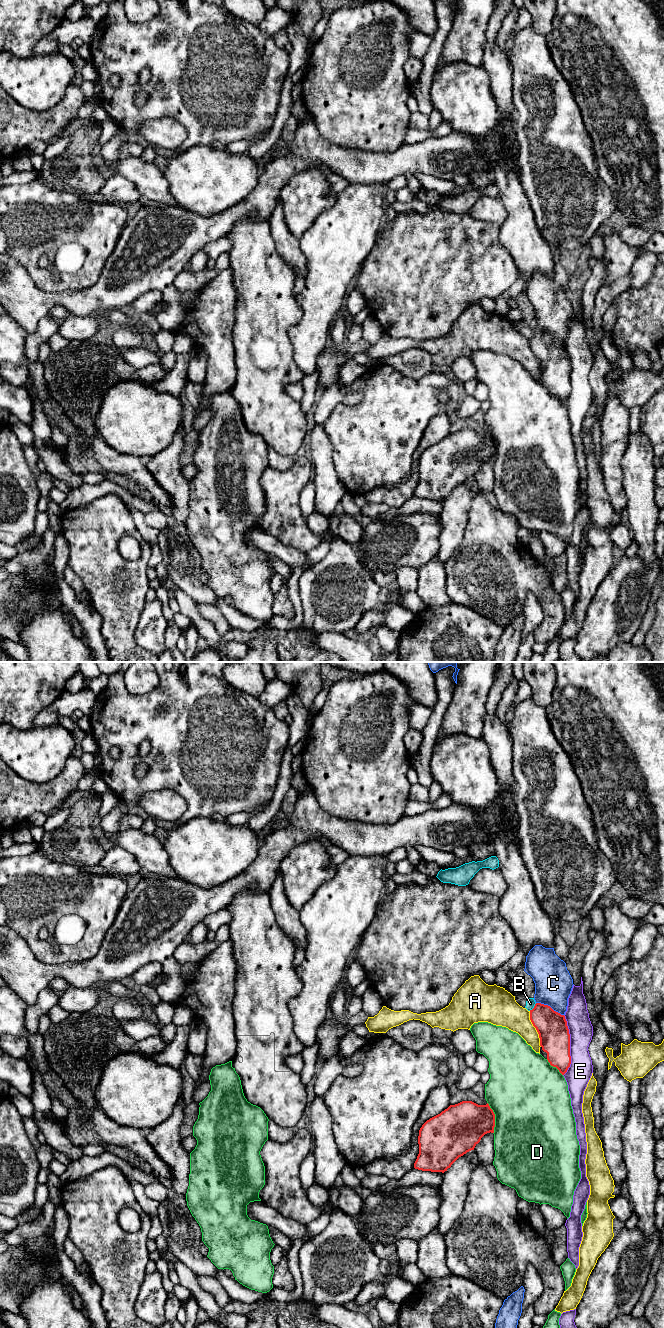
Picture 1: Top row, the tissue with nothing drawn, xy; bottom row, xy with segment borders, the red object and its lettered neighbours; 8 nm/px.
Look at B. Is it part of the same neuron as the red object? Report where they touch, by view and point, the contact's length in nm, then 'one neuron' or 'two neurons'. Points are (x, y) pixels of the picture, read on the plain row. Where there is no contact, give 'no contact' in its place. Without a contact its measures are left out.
meets red in xy at (534, 335); contact 90 nm long; two neurons

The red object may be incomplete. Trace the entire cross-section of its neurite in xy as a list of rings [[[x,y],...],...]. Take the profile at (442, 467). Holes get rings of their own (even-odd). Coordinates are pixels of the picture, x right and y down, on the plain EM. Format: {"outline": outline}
{"outline": [[[462,429],[450,433],[440,442],[427,448],[419,458],[419,482],[414,496],[422,499],[442,500],[461,484],[474,478],[481,466],[487,461],[494,461],[495,442],[489,432],[478,433],[472,429]]]}

